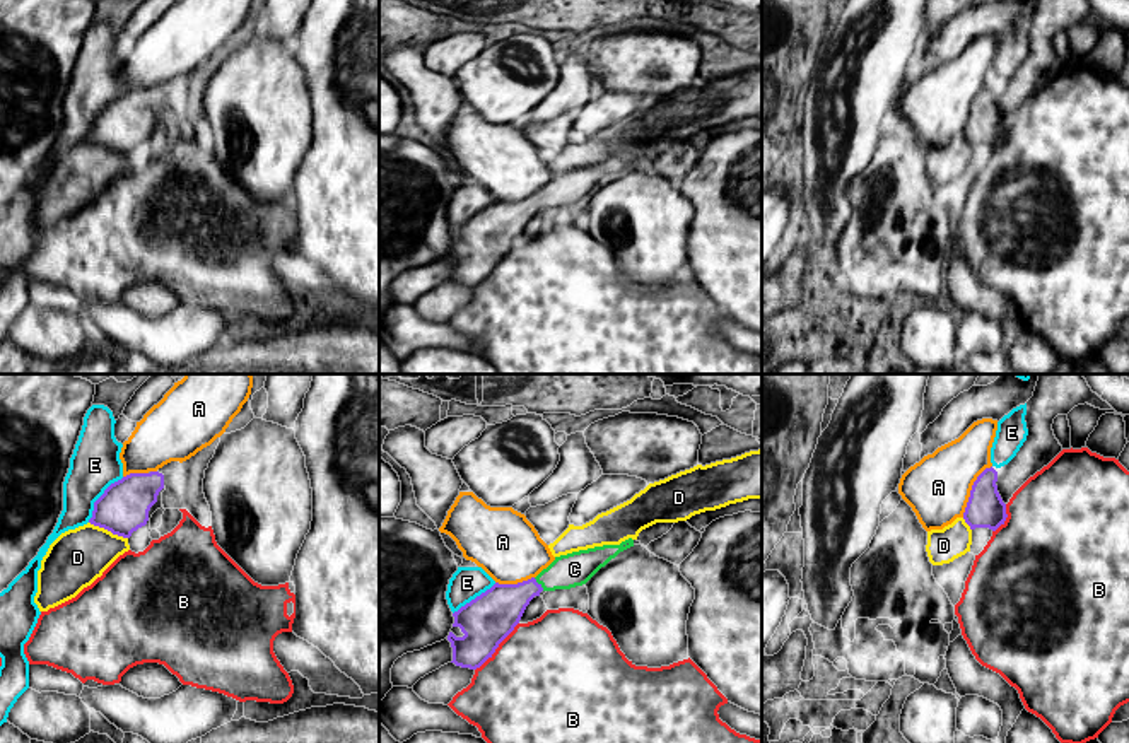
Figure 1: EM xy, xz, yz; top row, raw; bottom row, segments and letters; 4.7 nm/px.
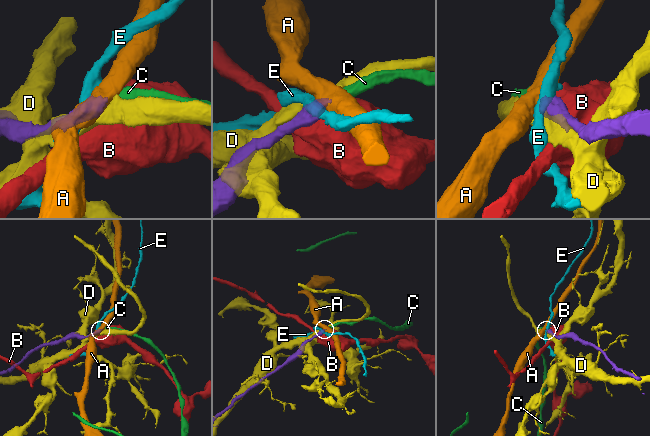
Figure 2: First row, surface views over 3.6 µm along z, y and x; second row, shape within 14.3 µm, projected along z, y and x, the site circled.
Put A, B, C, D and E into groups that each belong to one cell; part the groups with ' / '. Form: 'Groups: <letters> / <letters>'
Groups: A / B / C / D / E

